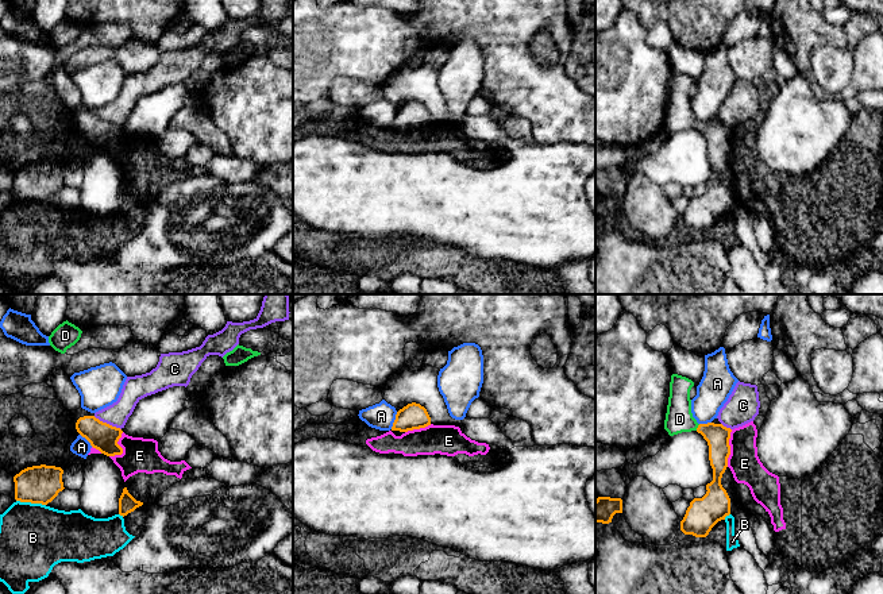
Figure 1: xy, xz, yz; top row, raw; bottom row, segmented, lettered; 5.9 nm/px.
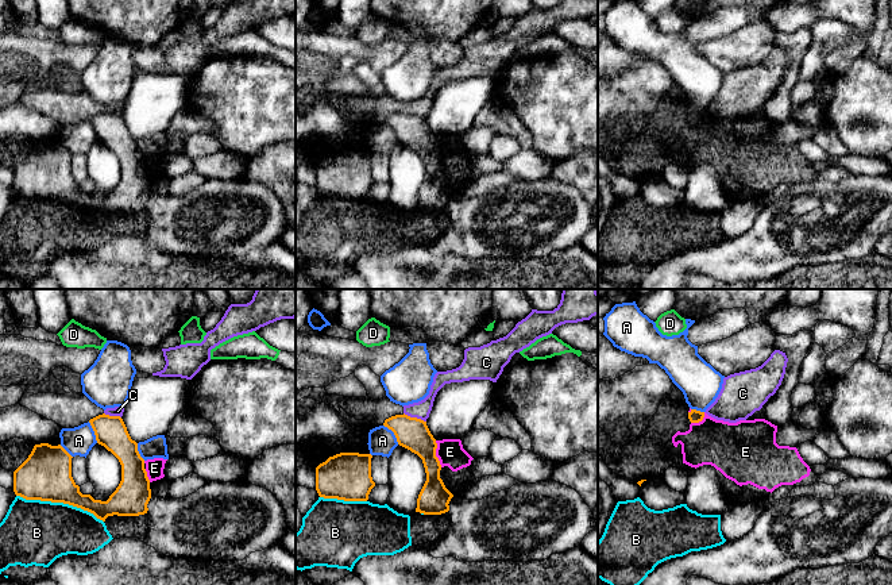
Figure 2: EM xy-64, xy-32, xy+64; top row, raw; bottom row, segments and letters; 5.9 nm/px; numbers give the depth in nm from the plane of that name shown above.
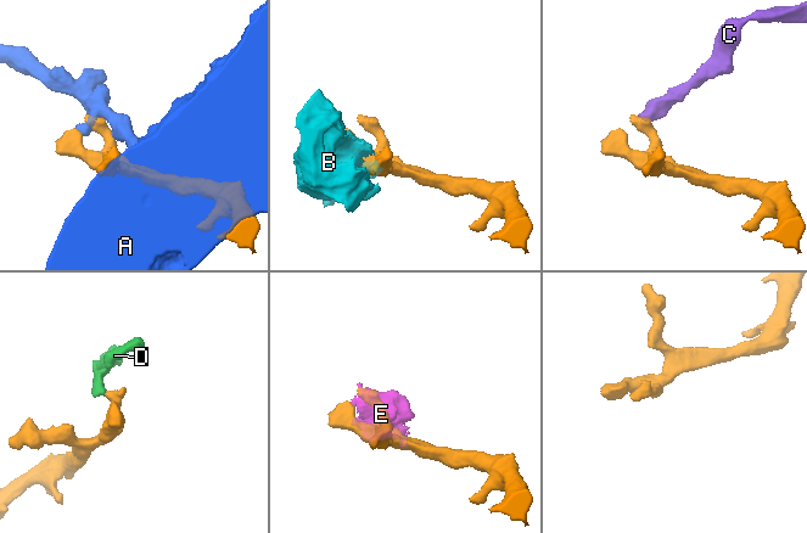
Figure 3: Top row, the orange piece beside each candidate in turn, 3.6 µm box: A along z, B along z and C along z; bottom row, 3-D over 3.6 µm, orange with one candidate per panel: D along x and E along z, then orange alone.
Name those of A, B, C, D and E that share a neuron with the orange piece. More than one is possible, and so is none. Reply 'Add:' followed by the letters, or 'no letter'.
Add: D

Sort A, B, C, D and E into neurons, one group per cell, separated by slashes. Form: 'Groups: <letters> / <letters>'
Groups: A / B E / C / D

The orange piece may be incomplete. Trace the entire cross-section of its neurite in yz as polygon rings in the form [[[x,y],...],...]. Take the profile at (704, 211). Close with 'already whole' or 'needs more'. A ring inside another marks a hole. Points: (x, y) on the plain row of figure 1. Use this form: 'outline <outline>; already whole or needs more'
outline [[[672,72],[670,94],[664,117],[664,127],[670,134],[697,128],[709,143],[709,158],[713,166],[713,178],[706,182],[706,192],[694,196],[680,219],[685,232],[706,235],[712,225],[730,212],[730,196],[721,182],[722,171],[730,153],[730,126],[722,122],[698,122],[691,111],[690,88],[694,80],[686,74]]]; needs more

